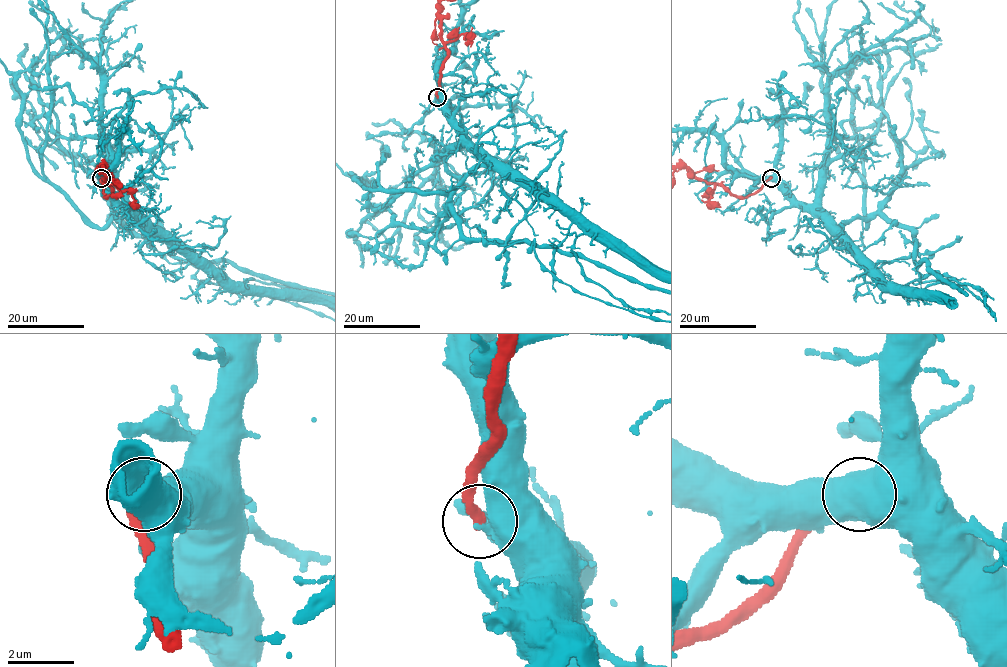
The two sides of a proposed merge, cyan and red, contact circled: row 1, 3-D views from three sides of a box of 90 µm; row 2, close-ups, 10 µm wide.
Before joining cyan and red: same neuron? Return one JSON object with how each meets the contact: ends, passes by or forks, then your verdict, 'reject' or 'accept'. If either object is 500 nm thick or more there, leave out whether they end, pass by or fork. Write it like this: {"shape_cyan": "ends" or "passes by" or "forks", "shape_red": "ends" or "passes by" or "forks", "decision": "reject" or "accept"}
{"decision": "reject"}

